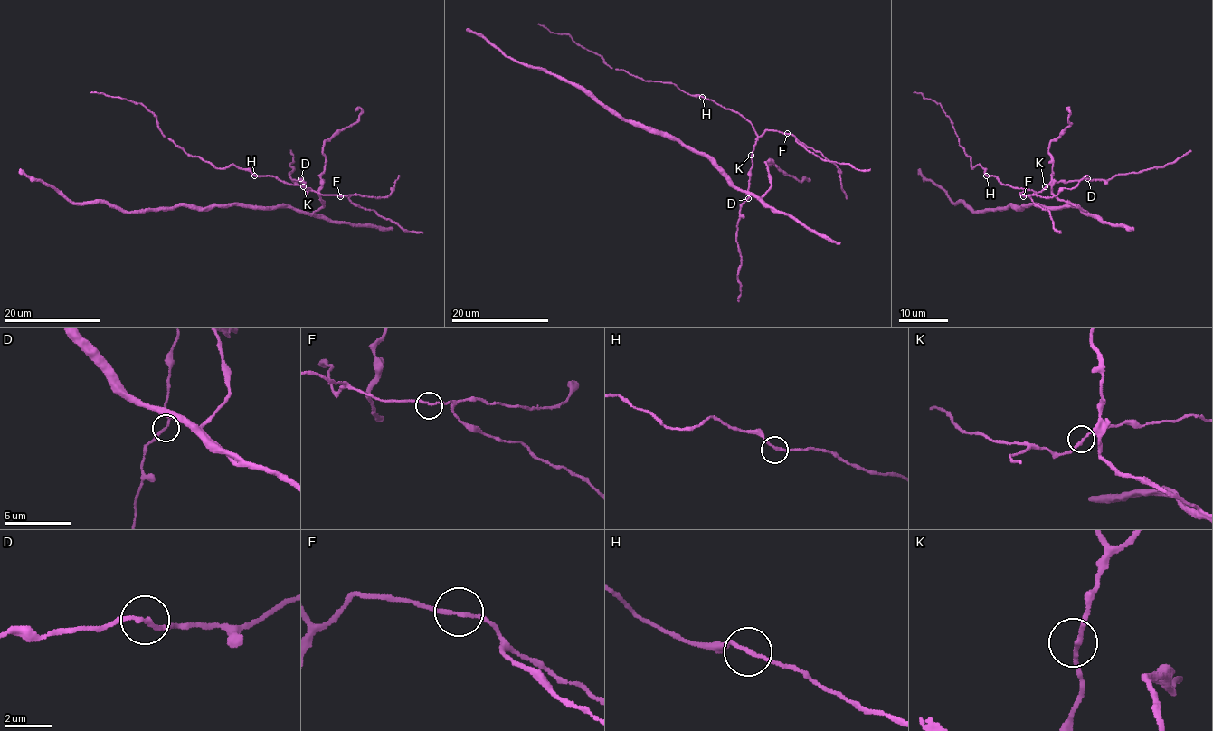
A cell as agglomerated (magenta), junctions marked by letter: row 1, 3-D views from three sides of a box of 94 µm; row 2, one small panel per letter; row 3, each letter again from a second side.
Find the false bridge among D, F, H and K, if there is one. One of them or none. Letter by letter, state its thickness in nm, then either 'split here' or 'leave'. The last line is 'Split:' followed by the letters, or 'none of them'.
D: 170 nm | leave
F: 170 nm | leave
H: 170 nm | leave
K: 180 nm | leave
Split: none of them

